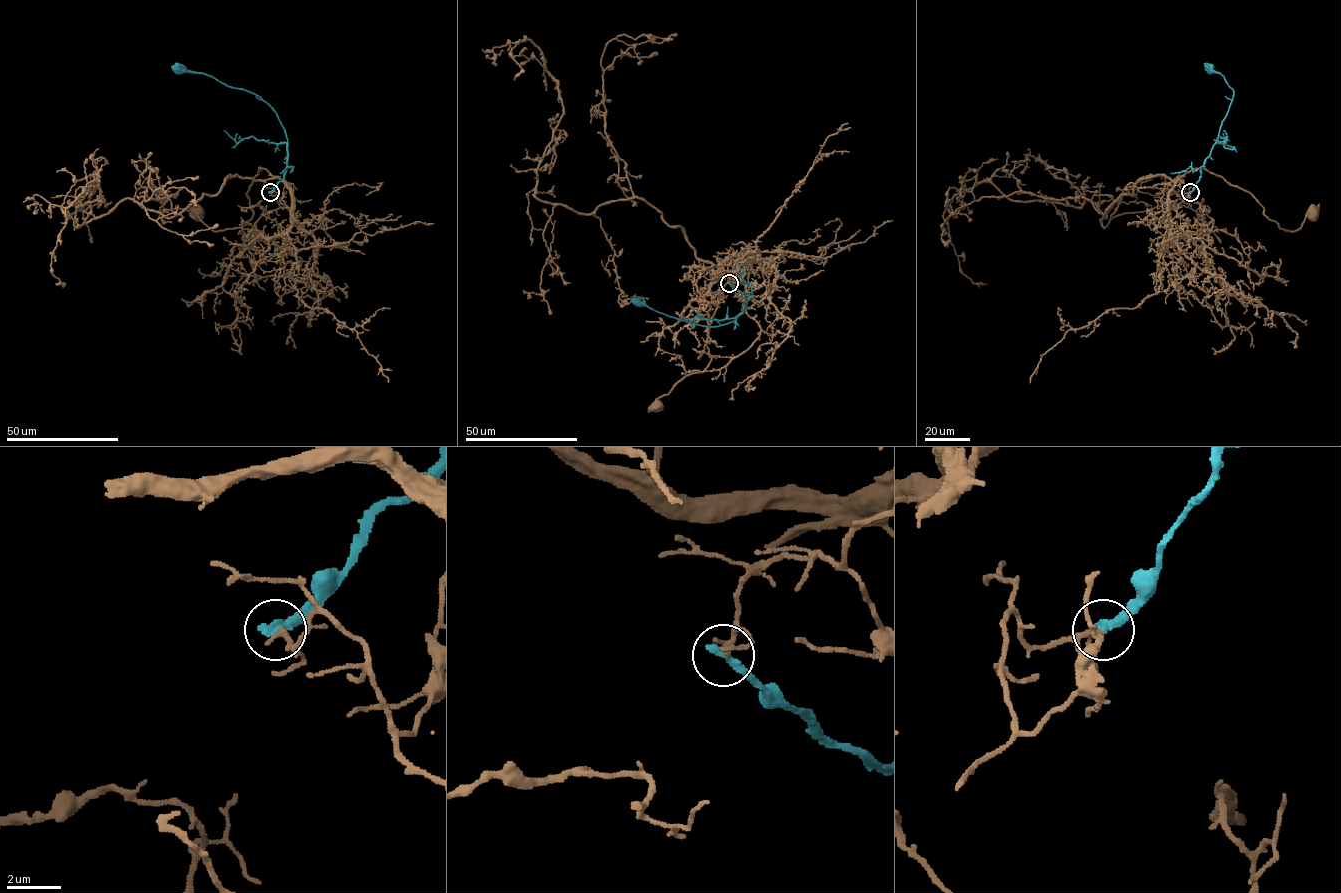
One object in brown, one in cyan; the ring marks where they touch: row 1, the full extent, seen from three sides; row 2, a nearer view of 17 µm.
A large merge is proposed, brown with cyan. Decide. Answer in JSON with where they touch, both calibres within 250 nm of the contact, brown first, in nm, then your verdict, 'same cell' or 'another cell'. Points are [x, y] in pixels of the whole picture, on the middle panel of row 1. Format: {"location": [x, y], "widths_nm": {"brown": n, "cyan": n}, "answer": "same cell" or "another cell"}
{"location": [729, 283], "widths_nm": {"brown": 240, "cyan": 380}, "answer": "another cell"}

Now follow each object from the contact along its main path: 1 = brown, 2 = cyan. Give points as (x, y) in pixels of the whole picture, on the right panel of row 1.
1: (1190, 192), (1182, 191), (1171, 220), (1168, 191), (1201, 167), (1248, 191), (1281, 229), (1296, 231), (1312, 214)
2: (1190, 192), (1200, 178), (1204, 160), (1218, 136), (1233, 97), (1233, 90), (1223, 76), (1209, 68)

